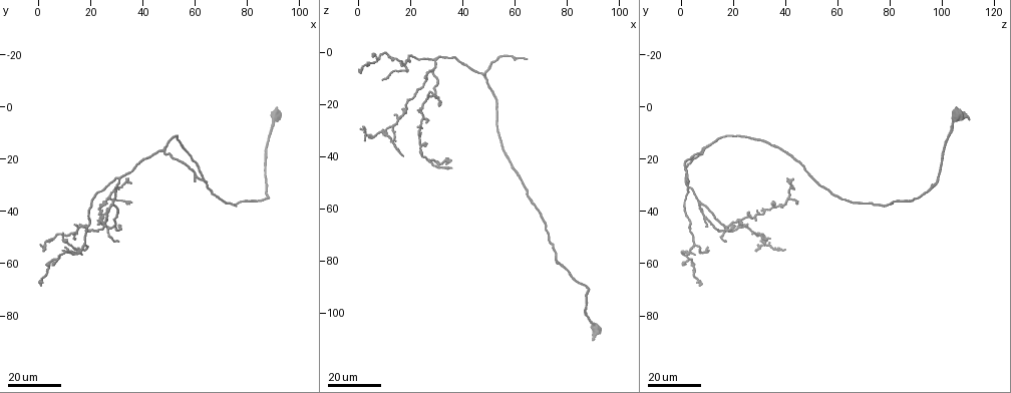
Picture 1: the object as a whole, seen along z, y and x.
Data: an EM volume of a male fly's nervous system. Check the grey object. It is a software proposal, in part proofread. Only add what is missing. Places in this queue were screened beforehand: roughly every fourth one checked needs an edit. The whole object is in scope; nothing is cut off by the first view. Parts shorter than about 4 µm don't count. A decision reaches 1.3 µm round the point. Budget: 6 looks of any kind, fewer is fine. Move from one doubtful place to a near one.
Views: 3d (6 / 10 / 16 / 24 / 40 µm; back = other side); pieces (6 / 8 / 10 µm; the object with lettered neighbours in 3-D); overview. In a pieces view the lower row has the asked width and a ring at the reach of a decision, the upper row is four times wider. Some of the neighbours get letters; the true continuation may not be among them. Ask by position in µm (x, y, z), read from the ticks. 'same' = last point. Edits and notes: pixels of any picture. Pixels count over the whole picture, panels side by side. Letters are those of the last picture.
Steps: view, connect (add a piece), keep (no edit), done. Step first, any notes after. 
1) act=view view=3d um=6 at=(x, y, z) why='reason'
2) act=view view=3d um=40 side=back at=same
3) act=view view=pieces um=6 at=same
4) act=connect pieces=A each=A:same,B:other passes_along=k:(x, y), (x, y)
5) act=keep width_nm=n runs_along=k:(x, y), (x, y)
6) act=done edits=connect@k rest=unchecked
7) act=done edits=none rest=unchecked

act=view view=3d um=16 at=(60, 29, 3) why='free end'

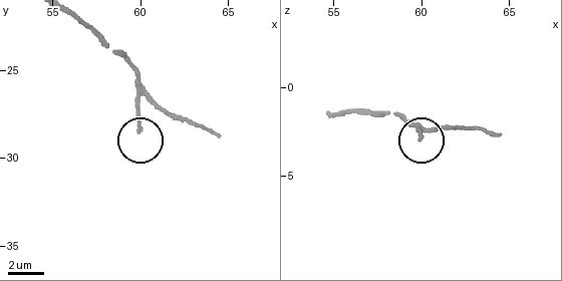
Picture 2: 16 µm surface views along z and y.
act=view view=pieces um=10 at=(59.9, 28.5, 2.8) why='what lies round it'

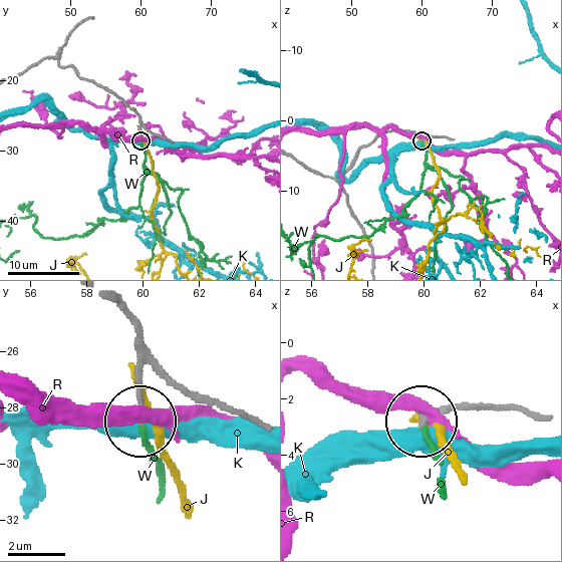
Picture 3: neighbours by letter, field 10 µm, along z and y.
act=connect pieces=W width_nm=170 each=J:other,K:other,R:other,W:same passes_along=3:(139, 122), (146, 167), (180, 192), (179, 208), (189, 234) found='it goes on there'

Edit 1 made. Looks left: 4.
act=view view=3d um=16 at=(64, 29, 3)

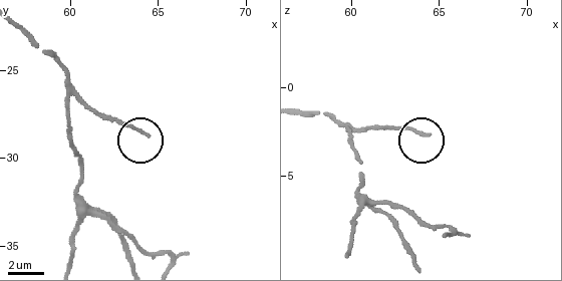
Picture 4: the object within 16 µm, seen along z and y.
act=view view=pieces um=8 at=(64.3, 28.7, 2.8)

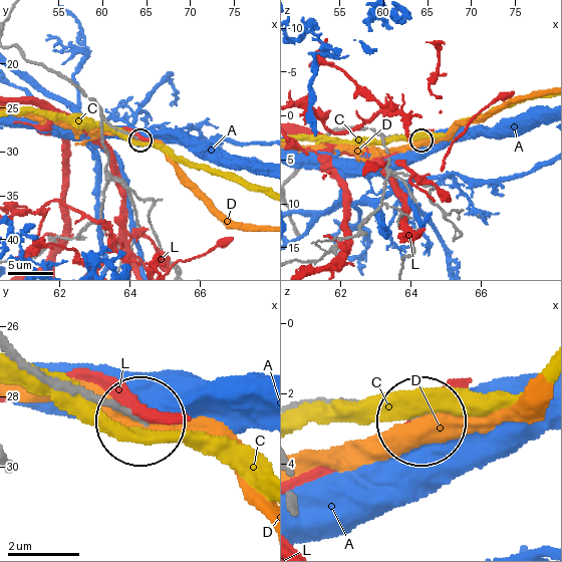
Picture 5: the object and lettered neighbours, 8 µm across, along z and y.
act=keep each=A:other,C:other,D:other,L:other runs_along=5:(17, 348), (53, 378), (139, 417) found='none of them fits'

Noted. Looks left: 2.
act=view view=3d um=16 at=(36, 28, 41) why='tapers out'

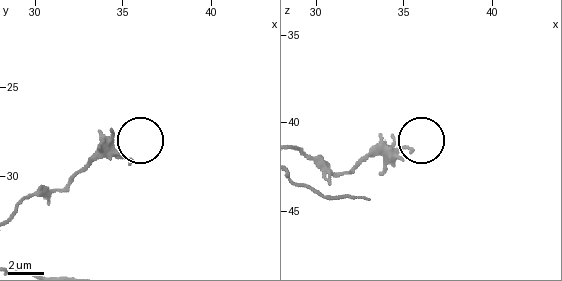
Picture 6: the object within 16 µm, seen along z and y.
act=view view=pieces um=6 at=(35.6, 29.2, 41.6)

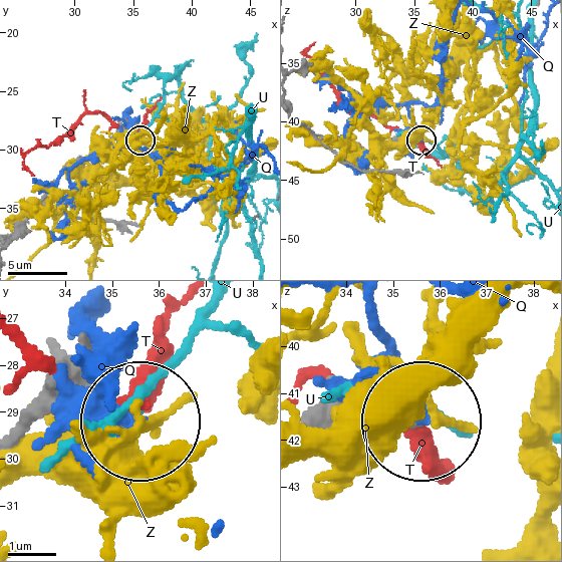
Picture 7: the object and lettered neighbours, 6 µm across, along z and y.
act=keep each=Q:other,T:other,U:other,Z:other found='no lettered piece goes on from it'

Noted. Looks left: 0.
act=done edits=connect@3 rest=unchecked

